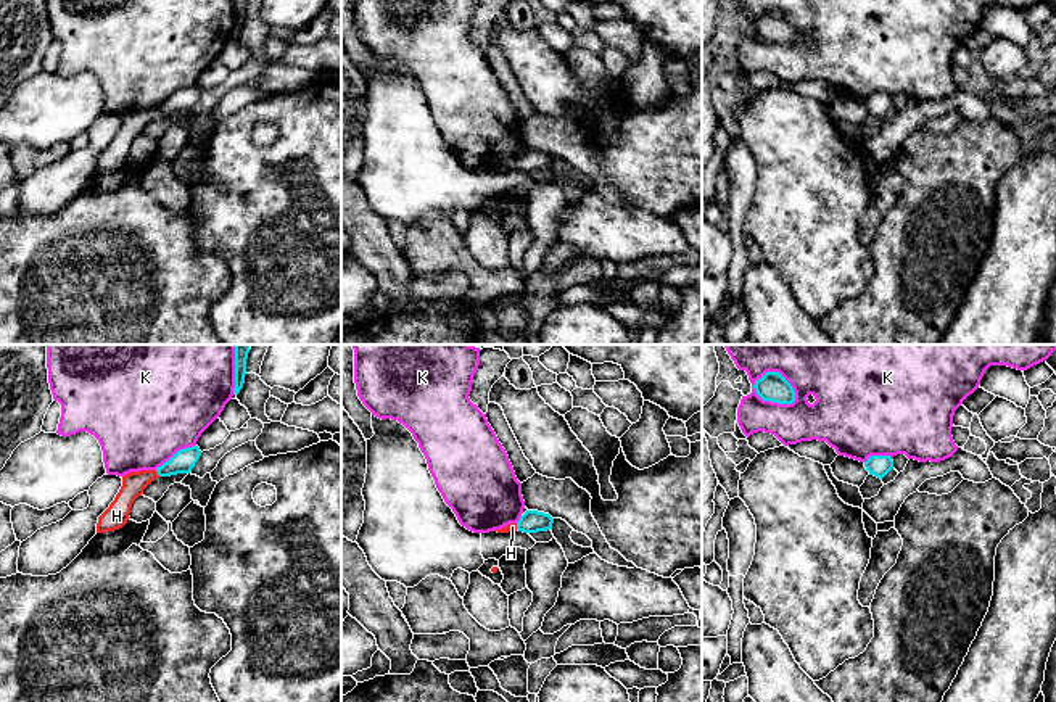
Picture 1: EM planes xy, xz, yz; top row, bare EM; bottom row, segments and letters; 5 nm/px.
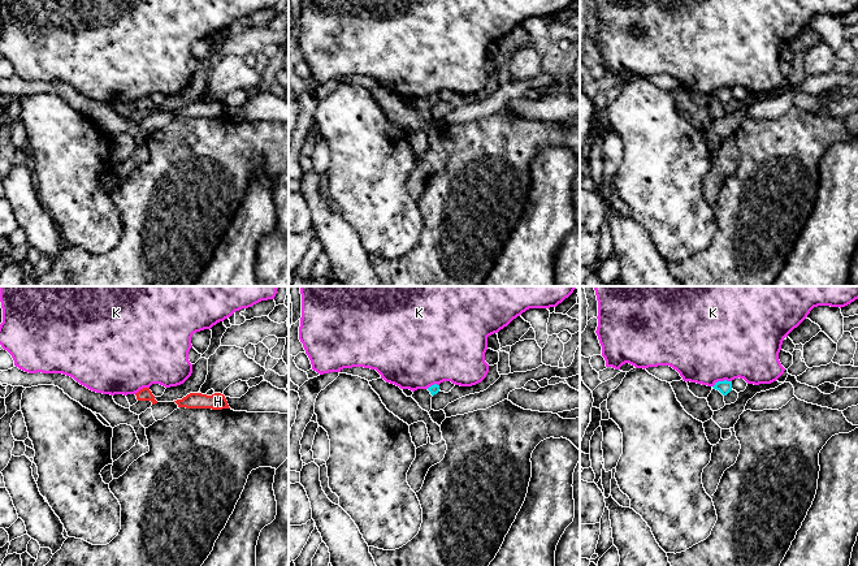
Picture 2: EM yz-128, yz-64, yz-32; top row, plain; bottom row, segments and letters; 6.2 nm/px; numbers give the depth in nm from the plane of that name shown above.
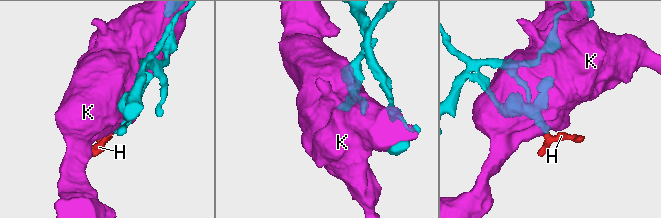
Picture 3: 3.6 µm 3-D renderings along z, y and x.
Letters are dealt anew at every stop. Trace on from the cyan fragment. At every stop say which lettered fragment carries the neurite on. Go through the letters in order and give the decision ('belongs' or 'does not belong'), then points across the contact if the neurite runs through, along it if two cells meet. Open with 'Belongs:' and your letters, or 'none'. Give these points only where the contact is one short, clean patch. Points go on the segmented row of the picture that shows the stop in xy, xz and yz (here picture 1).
Belongs: H
H: belongs; runs through xy (182, 461), (158, 474), (147, 475), (134, 483)
K: does not belong

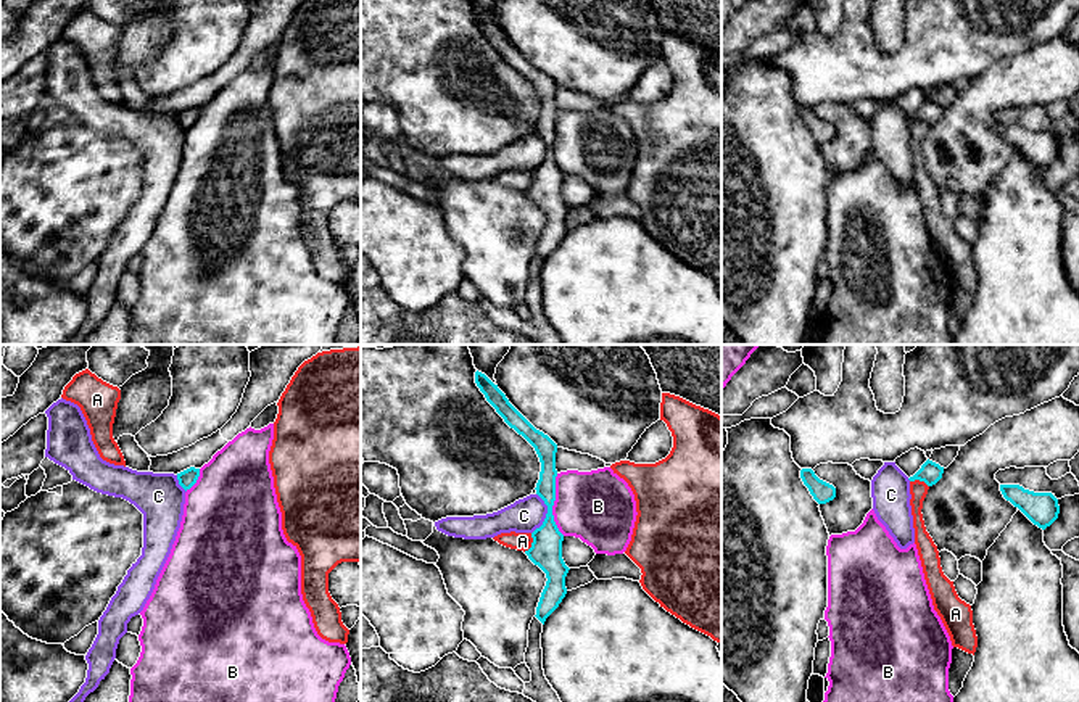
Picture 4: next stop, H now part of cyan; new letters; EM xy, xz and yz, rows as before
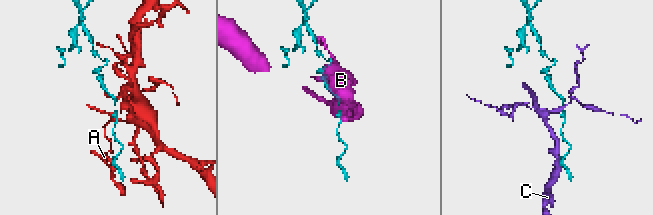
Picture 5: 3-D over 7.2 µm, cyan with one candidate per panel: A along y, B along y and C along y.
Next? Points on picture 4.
Belongs: none
A: does not belong; border along xz (532, 533), (532, 545), (524, 551)
B: does not belong; border along xz (556, 474), (553, 520), (564, 535)
C: does not belong; border along xz (537, 493), (546, 506), (546, 517), (532, 533)

